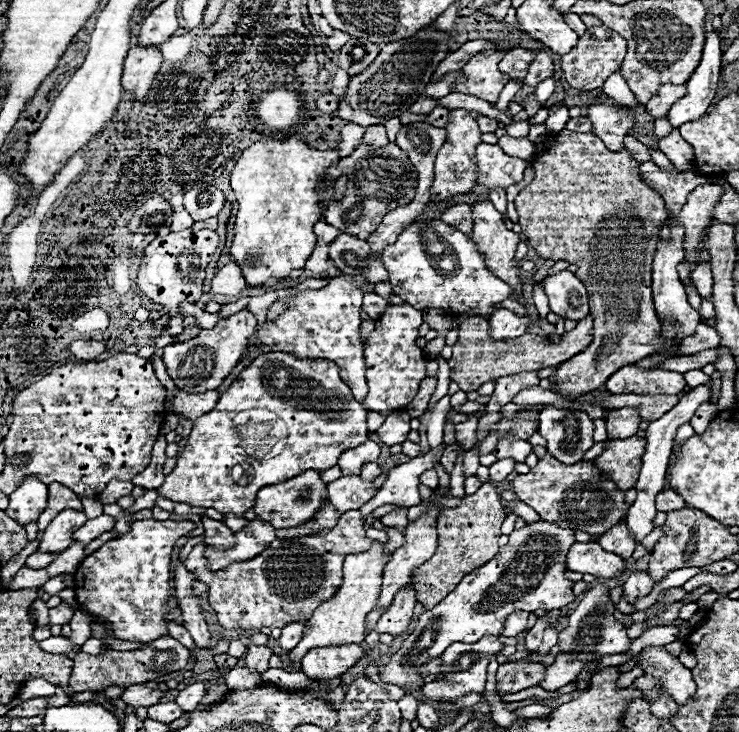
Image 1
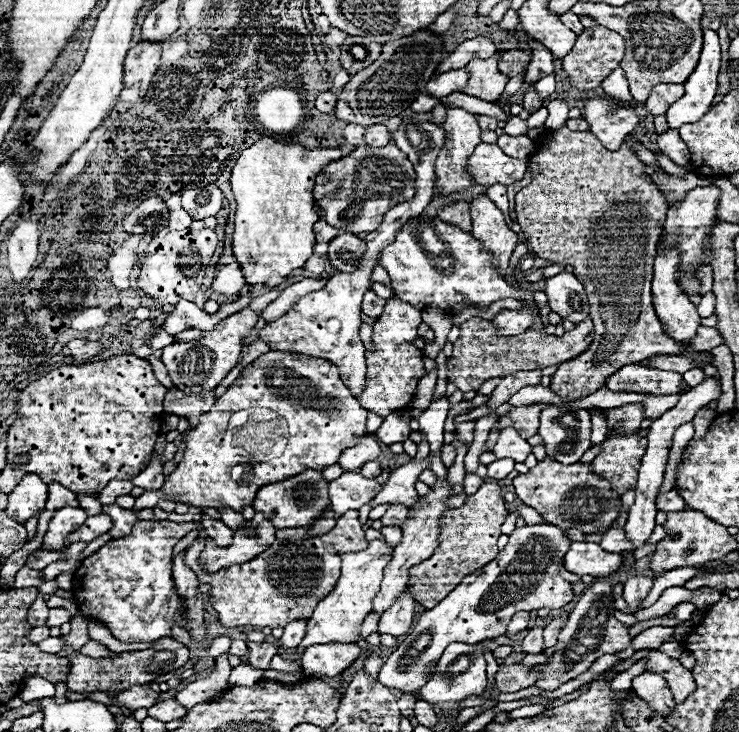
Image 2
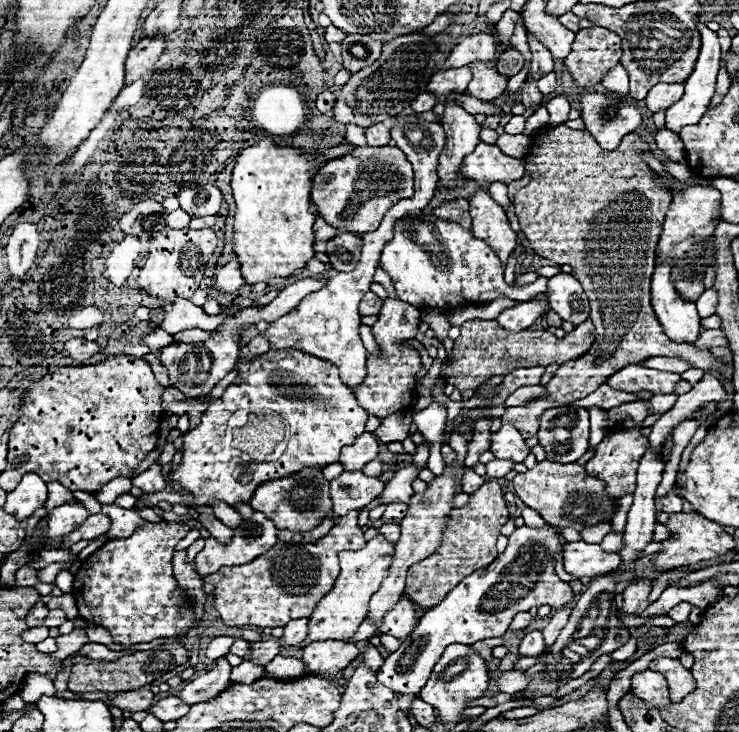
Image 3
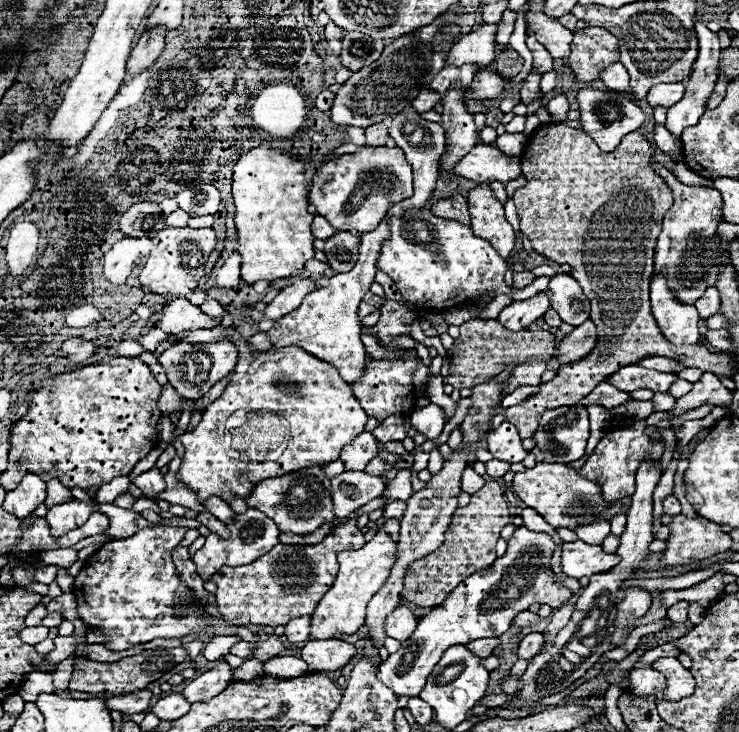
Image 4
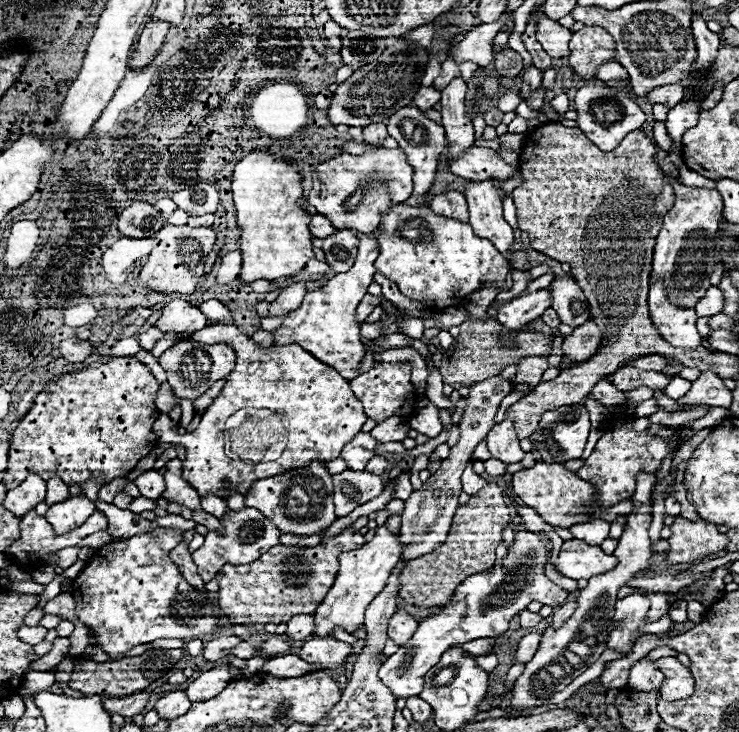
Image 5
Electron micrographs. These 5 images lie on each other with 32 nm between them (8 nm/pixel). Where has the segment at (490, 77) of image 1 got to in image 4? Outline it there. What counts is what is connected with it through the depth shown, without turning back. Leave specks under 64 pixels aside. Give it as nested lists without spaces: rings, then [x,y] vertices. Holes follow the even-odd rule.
[[[480,66],[476,70],[474,82],[470,84],[470,90],[472,90],[472,96],[476,100],[486,100],[486,98],[492,100],[492,98],[496,98],[504,90],[504,82],[488,66]]]

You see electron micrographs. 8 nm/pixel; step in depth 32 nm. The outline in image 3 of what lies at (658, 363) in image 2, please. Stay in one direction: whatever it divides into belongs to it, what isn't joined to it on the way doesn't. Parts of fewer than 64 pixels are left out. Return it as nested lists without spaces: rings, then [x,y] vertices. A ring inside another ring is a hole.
[[[666,356],[648,358],[648,360],[644,360],[644,366],[654,368],[654,370],[664,370],[664,372],[678,372],[678,374],[690,368],[690,364],[686,364],[684,360],[678,360],[678,358],[666,358]]]

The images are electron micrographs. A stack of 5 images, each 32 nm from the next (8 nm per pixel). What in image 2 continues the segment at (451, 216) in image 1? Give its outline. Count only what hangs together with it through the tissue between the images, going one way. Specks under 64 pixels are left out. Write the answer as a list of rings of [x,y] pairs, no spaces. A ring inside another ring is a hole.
[[[460,200],[454,204],[444,206],[442,210],[438,210],[438,218],[440,220],[448,220],[452,224],[458,224],[460,228],[466,228],[466,232],[472,230],[472,220],[470,220],[470,204]]]

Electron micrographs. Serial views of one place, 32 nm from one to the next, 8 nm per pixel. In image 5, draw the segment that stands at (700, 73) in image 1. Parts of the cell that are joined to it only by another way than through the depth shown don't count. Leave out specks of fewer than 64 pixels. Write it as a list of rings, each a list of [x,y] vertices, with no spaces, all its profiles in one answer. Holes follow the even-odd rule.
[[[700,12],[692,16],[692,32],[694,32],[696,46],[698,46],[698,58],[694,62],[694,68],[706,68],[706,64],[710,64],[710,60],[714,60],[718,52],[720,38],[716,32],[706,28],[706,22]],[[702,94],[700,100],[680,102],[668,112],[666,128],[668,128],[668,136],[672,140],[672,150],[668,152],[668,158],[674,164],[674,168],[680,168],[684,164],[684,160],[682,160],[682,136],[688,128],[694,128],[696,120],[698,120],[698,112],[700,112],[698,106],[704,100],[704,96],[706,94]]]

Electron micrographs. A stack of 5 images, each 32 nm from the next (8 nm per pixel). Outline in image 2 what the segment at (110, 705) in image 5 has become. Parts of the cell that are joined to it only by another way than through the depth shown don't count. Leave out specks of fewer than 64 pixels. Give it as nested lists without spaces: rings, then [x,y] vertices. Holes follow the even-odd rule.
[[[138,686],[114,696],[114,704],[134,712],[138,708],[150,708],[150,704],[156,704],[156,698],[158,698],[158,692],[150,690],[148,686]]]

